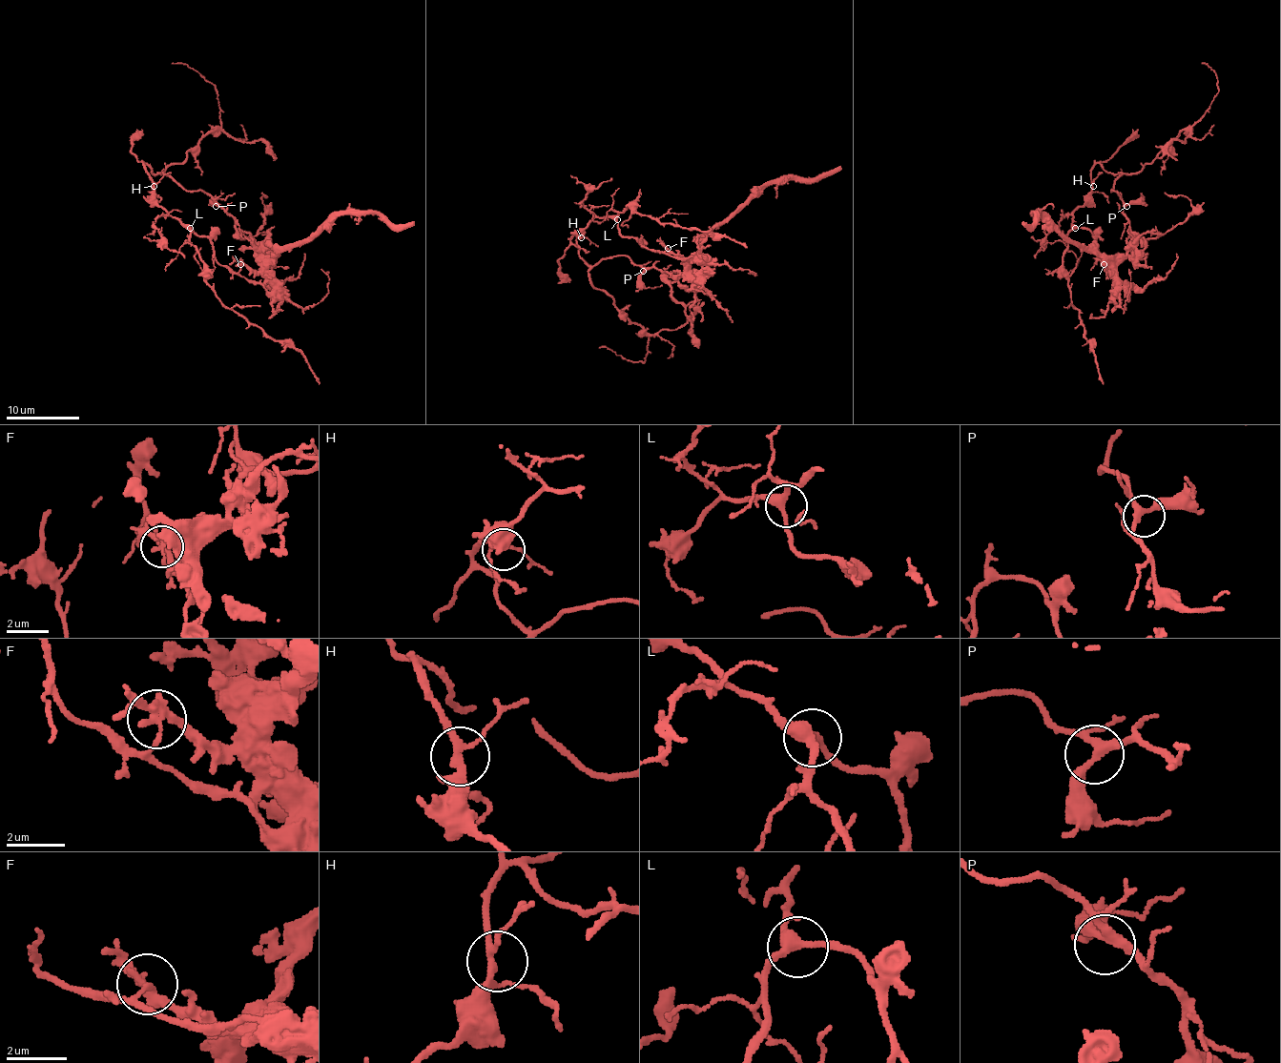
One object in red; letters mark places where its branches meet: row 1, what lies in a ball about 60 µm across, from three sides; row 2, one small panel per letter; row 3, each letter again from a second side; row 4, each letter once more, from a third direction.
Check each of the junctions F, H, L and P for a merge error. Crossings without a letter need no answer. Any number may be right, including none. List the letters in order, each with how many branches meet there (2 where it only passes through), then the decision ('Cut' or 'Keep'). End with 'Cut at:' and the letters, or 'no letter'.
F: Branches: 3. Cut
H: Branches: 4. Keep
L: Branches: 3. Keep
P: Branches: 3. Keep
Cut at: F

